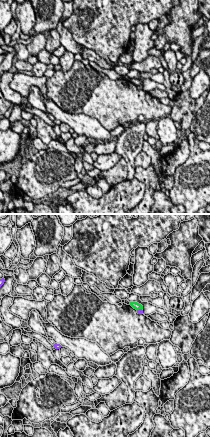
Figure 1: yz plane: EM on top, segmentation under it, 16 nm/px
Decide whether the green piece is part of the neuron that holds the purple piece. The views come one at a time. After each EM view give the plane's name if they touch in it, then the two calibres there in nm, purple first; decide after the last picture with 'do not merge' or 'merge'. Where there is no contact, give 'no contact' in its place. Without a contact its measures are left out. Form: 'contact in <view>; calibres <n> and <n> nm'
contact in yz; calibres 90 and 120 nm

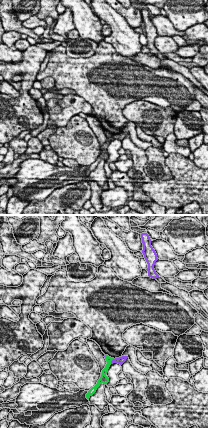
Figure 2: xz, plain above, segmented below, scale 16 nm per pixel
contact in xz; calibres 120 and 90 nm

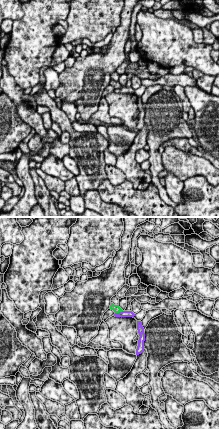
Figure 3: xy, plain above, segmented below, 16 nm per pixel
contact in xy; calibres 100 and 120 nm

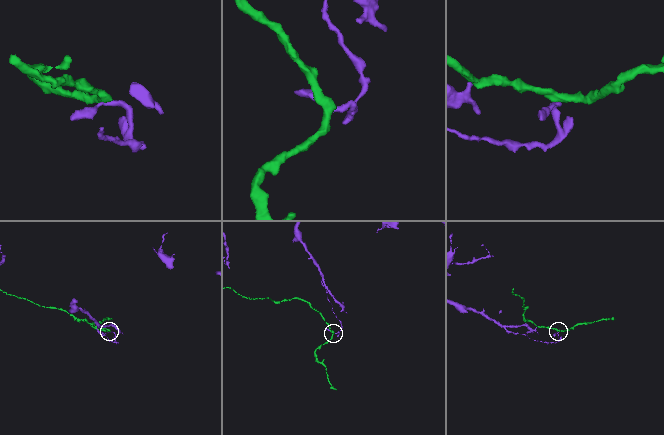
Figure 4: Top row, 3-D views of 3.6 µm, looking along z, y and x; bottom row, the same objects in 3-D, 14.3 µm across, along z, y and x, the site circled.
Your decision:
do not merge

